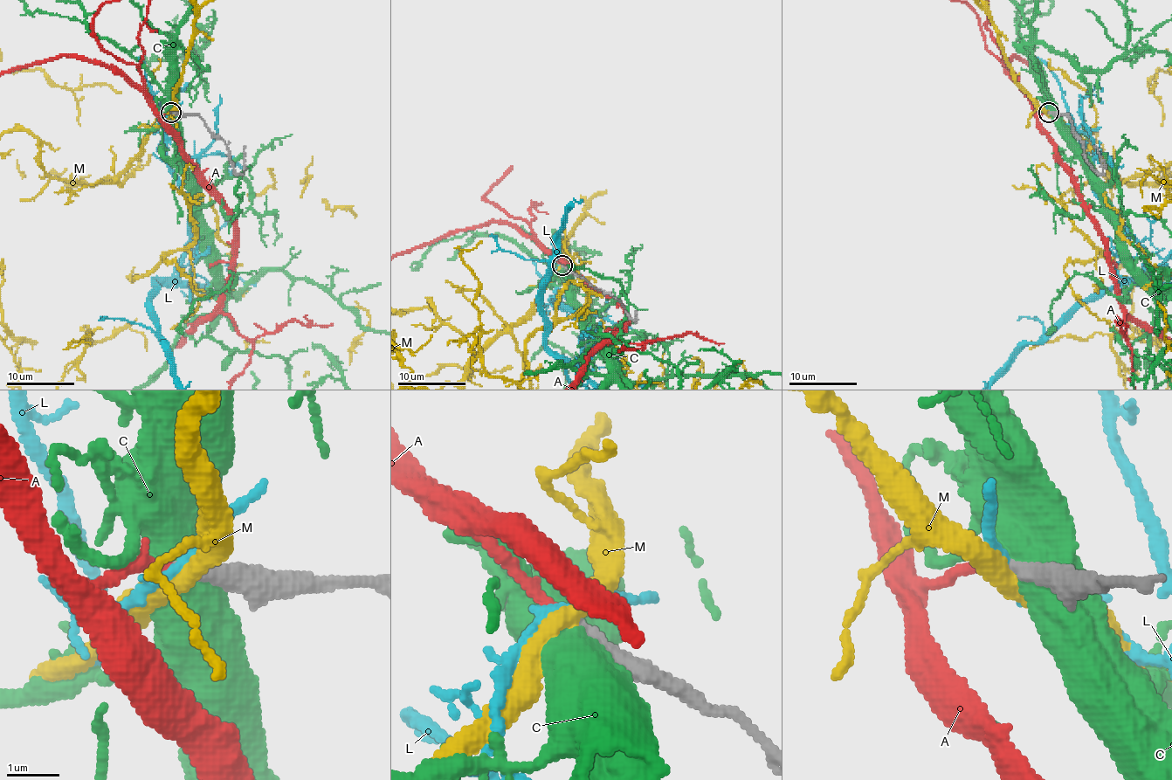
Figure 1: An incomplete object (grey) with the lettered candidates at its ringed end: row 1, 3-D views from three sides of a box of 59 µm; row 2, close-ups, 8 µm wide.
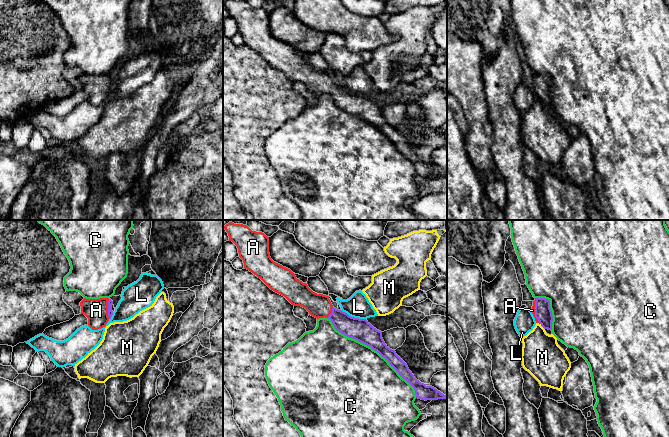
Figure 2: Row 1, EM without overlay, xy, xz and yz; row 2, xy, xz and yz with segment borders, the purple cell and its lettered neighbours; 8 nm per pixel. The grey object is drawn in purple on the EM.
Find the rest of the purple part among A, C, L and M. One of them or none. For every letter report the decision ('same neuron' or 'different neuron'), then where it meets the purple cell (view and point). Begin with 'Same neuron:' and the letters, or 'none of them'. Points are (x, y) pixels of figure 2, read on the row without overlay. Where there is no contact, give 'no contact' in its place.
Same neuron: A
A: same neuron; contact yz (535, 86)
C: different neuron; contact xz (374, 125)
L: different neuron; contact xz (353, 93)
M: different neuron; contact yz (541, 101)

